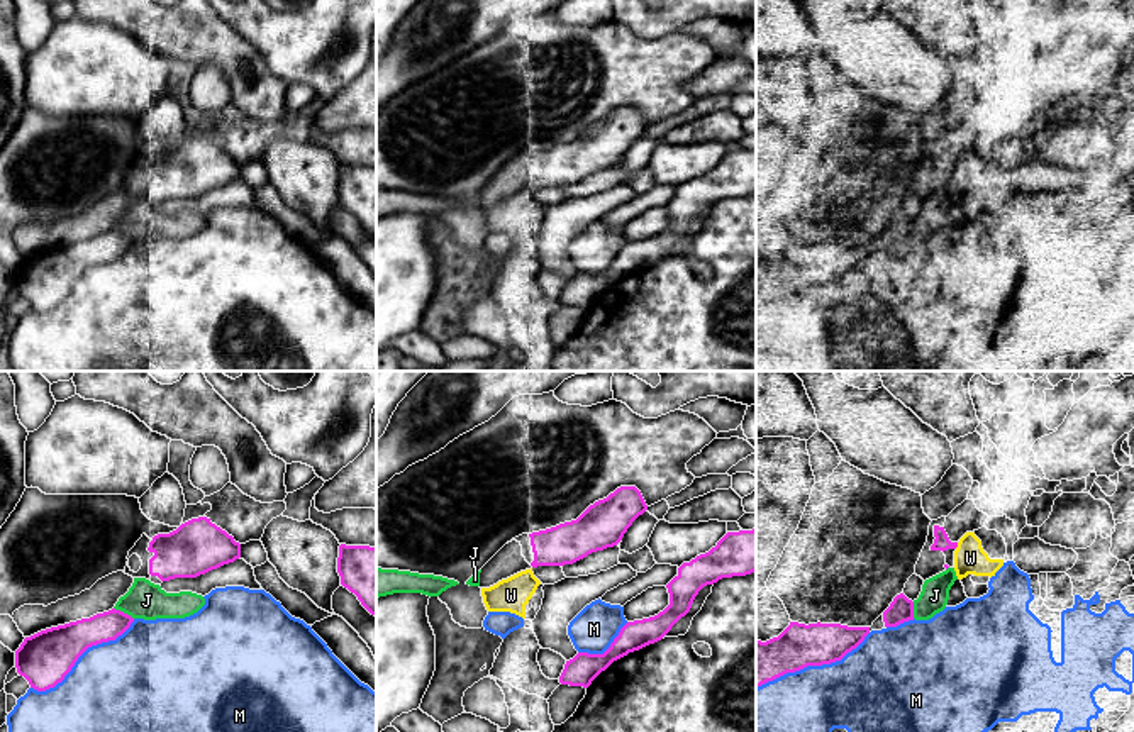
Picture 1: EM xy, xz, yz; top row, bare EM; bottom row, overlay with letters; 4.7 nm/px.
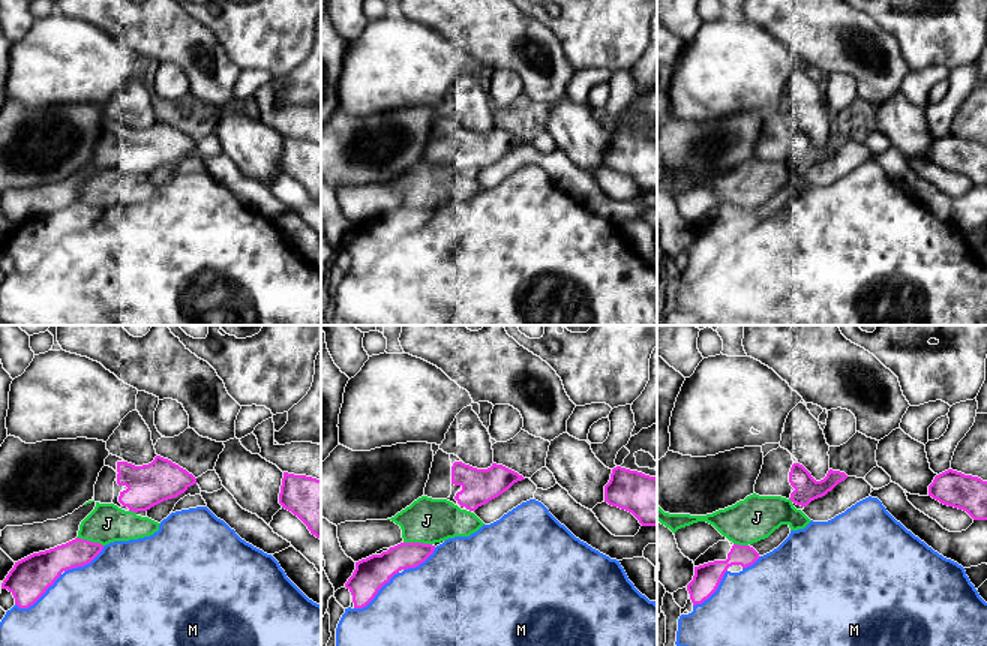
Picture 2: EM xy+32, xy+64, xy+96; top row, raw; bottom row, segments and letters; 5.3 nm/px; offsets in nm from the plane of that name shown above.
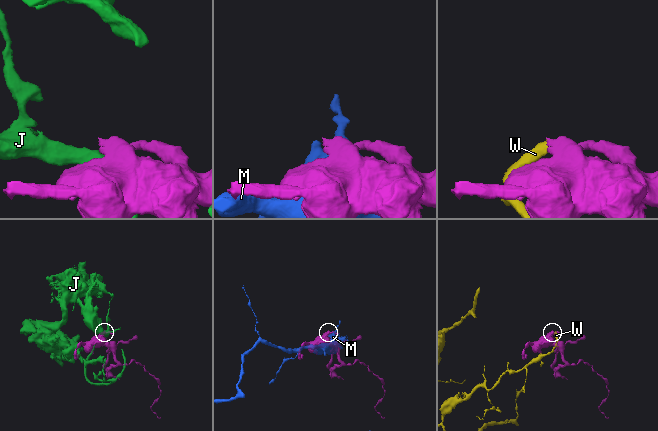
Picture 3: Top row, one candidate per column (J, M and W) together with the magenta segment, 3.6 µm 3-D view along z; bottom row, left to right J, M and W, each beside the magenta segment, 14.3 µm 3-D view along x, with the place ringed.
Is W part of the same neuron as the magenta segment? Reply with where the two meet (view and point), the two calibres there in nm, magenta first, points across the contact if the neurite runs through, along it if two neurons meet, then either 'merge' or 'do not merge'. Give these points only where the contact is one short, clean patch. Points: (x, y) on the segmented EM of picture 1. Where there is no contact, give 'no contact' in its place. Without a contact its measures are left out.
meets magenta in yz at (956, 546); 80 nm thick on the magenta side, 150 nm on the other; do not merge

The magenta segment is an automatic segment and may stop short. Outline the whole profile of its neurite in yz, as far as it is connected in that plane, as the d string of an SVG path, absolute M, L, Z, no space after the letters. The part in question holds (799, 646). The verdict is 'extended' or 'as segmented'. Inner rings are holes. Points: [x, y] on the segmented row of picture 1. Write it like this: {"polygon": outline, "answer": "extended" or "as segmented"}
{"polygon": "M790 622L778 637L756 640L756 688L807 666L841 661L868 634L870 627Z", "answer": "as segmented"}

